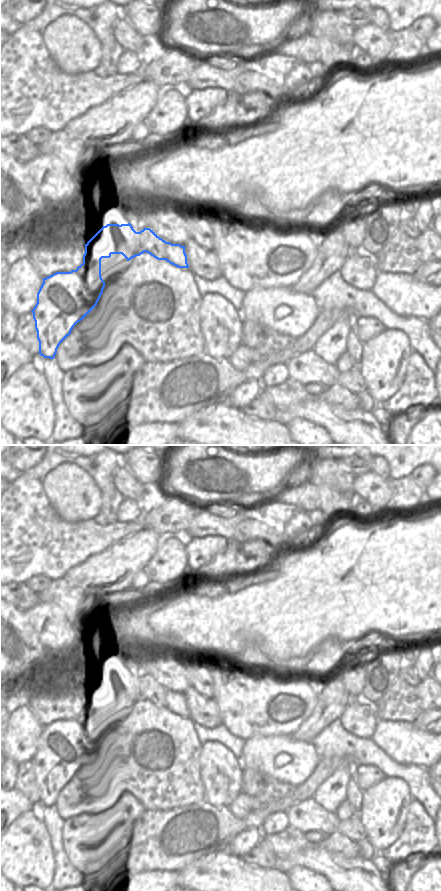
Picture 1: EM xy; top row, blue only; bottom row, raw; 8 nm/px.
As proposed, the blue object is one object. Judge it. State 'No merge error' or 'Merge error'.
Merge error.

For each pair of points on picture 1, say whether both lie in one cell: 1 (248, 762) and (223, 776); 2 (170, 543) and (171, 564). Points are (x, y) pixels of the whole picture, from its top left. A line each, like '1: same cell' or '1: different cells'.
1: different cells
2: same cell

